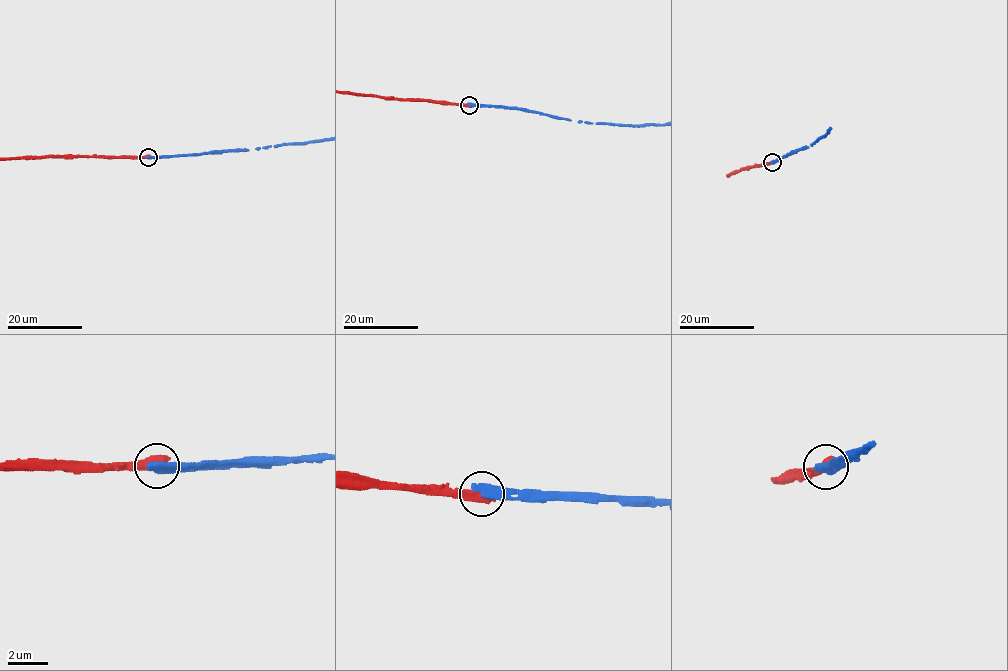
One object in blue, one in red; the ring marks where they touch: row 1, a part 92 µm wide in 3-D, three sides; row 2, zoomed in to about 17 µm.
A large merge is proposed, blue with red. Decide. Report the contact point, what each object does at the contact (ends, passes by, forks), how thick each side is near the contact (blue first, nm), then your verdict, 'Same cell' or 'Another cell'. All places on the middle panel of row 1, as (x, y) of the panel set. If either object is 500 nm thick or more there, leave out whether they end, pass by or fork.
Place: (469, 105). Thickness 480 nm (blue) against 650 nm. Another cell

